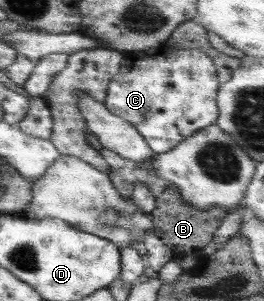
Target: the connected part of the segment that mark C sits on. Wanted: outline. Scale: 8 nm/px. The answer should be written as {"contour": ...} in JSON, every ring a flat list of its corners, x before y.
{"contour":[[162,45,144,51,124,52,123,61,117,75,114,75,107,89,104,105,108,111,131,123,142,135,147,145,156,154,165,154,183,140,217,123,219,109,216,103,220,80,213,60,196,49,174,48]]}

